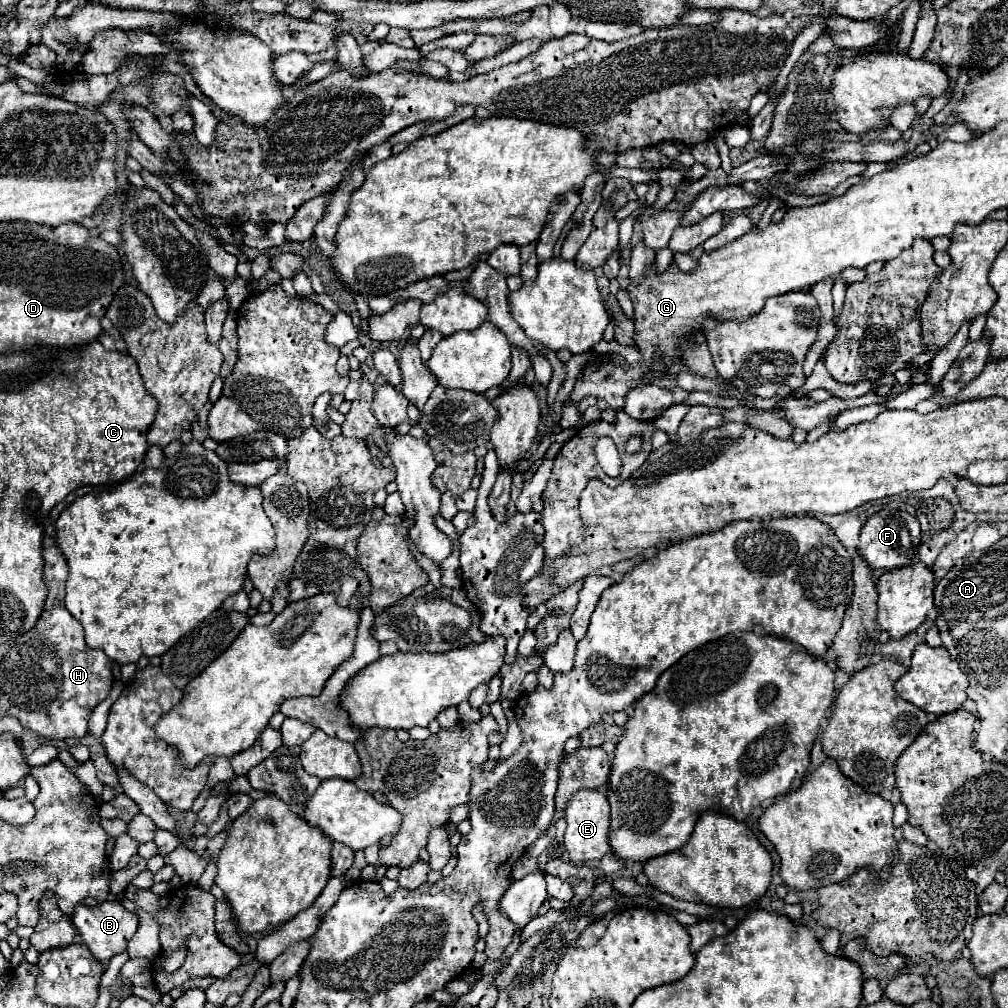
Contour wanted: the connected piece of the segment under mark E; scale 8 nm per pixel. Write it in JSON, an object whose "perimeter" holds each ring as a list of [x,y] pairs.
{"perimeter":[[[579,790],[575,798],[567,804],[565,810],[565,820],[567,820],[567,830],[565,830],[565,850],[569,854],[569,860],[575,864],[591,862],[591,860],[601,860],[605,854],[609,854],[609,824],[611,824],[611,814],[609,814],[609,802],[603,792],[599,790]]]}

